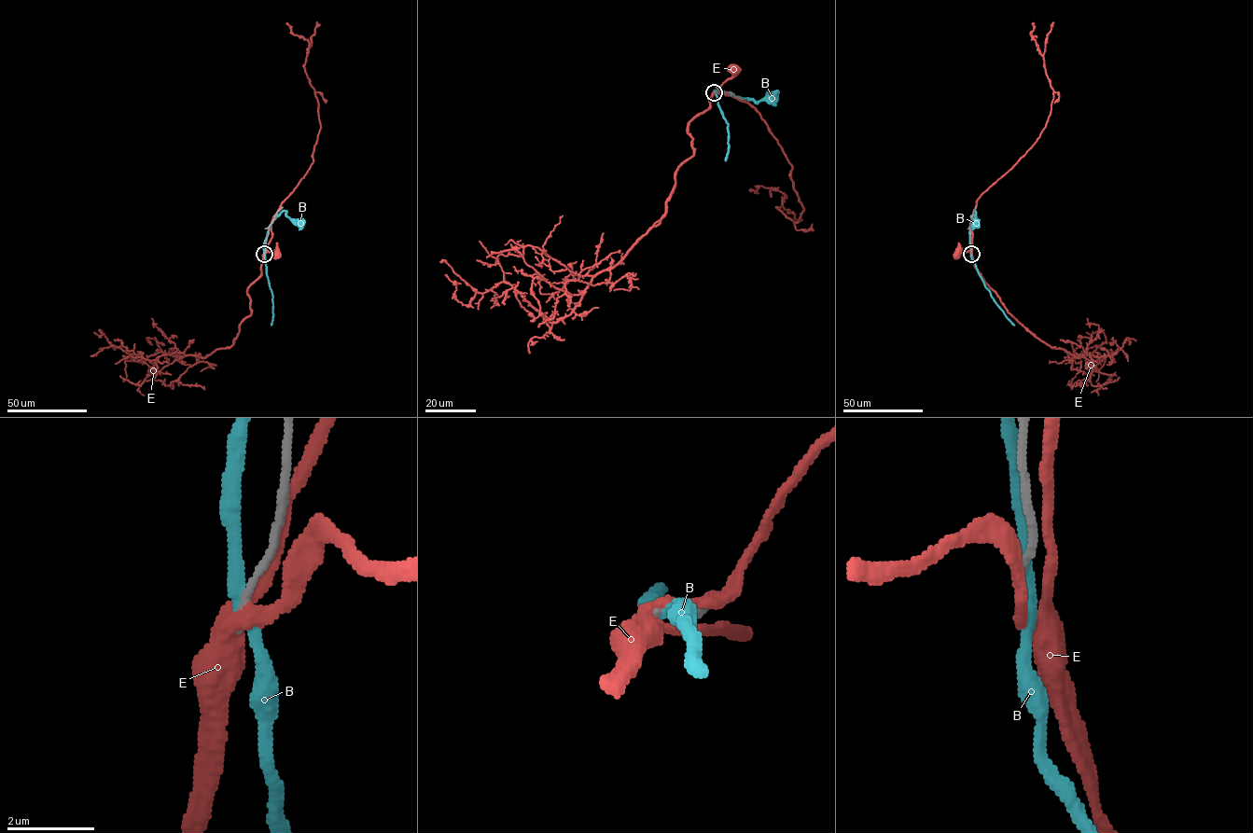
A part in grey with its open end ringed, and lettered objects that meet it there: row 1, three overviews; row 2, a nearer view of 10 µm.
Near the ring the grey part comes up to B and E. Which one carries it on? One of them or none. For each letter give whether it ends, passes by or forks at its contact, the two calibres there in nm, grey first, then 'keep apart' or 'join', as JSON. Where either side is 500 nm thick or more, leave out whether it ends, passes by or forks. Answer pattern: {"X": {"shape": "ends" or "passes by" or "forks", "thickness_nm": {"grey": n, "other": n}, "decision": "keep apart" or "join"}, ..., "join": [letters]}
{"B": {"shape": "passes by", "thickness_nm": {"grey": 200, "other": 280}, "decision": "keep apart"}, "E": {"shape": "forks", "thickness_nm": {"grey": 200, "other": 320}, "decision": "keep apart"}, "join": []}

